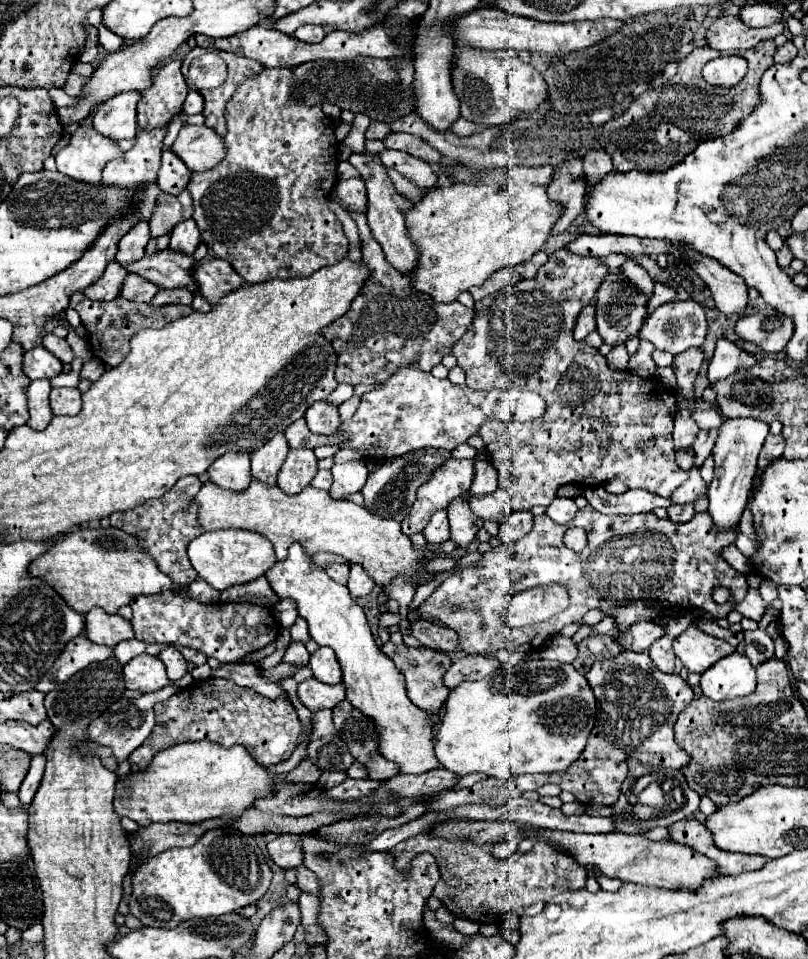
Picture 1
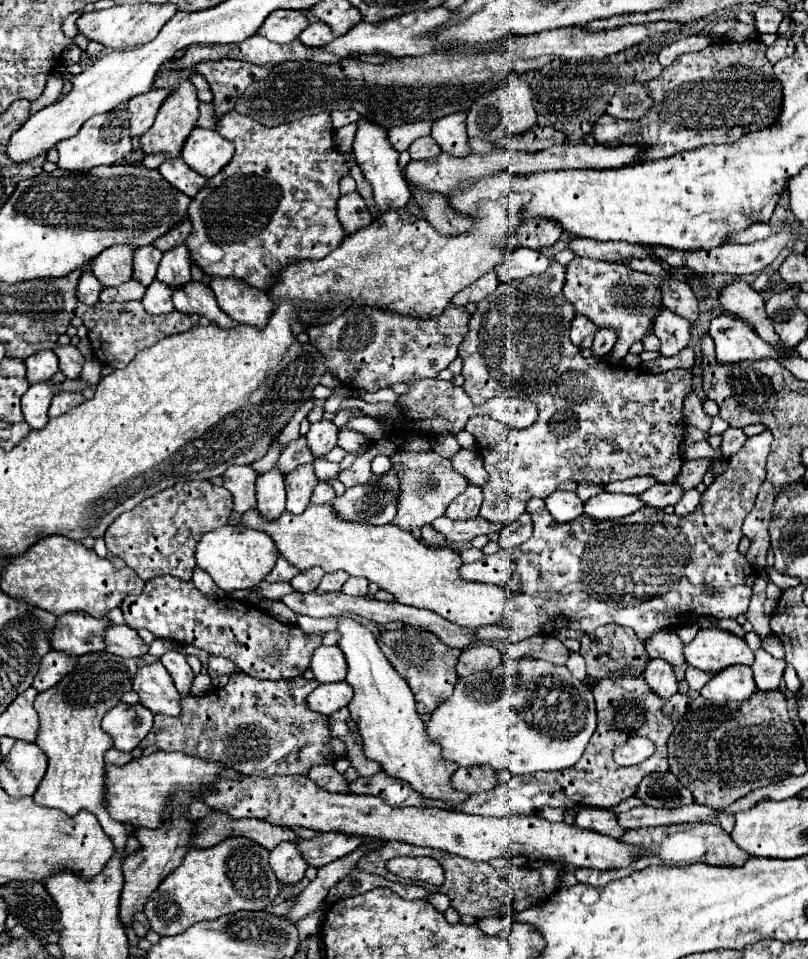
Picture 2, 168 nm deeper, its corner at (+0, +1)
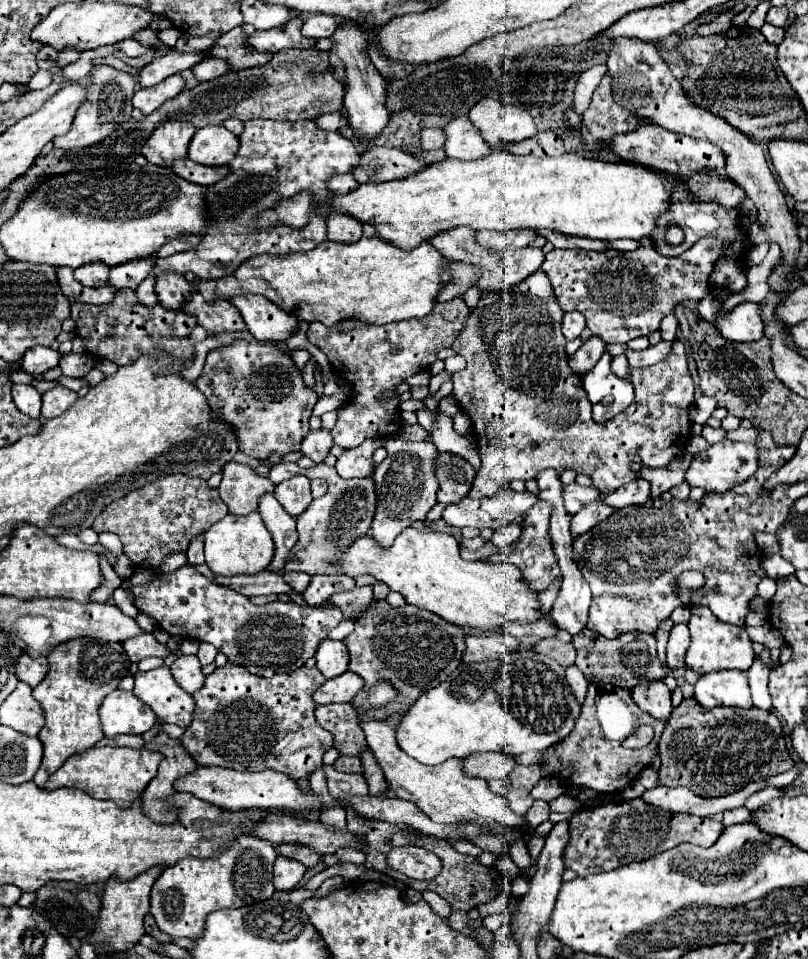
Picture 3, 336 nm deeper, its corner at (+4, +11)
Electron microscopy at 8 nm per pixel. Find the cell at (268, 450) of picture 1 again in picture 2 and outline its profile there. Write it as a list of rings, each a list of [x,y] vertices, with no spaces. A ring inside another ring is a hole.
[[[278,465],[270,471],[260,473],[256,479],[256,499],[258,511],[266,513],[266,519],[276,519],[286,507],[286,493],[284,493],[284,475]]]

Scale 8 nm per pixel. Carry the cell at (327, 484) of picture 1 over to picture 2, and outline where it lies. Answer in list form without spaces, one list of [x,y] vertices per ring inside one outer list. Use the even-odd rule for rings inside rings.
[[[318,481],[318,485],[314,487],[314,493],[312,493],[312,501],[314,503],[328,503],[332,501],[336,495],[334,495],[334,489],[330,483],[326,481]]]

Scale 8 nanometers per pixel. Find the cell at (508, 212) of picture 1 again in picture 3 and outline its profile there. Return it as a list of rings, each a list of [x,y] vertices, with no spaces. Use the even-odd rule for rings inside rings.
[[[380,237],[342,245],[324,241],[312,251],[290,255],[256,255],[244,261],[230,277],[200,279],[196,291],[206,301],[230,299],[236,295],[264,295],[286,313],[302,321],[320,321],[326,327],[344,319],[366,321],[368,325],[386,325],[412,317],[426,317],[436,293],[450,279],[442,263],[446,259],[430,245],[422,243],[418,249],[404,253]]]

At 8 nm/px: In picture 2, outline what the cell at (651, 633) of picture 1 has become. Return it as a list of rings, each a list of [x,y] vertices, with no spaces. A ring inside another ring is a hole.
[[[662,629],[662,631],[656,631],[646,643],[646,653],[654,659],[654,657],[662,657],[666,661],[670,661],[674,667],[682,665],[684,663],[684,655],[682,655],[682,647],[684,643],[680,641],[678,633],[676,631],[668,631],[668,629]]]

